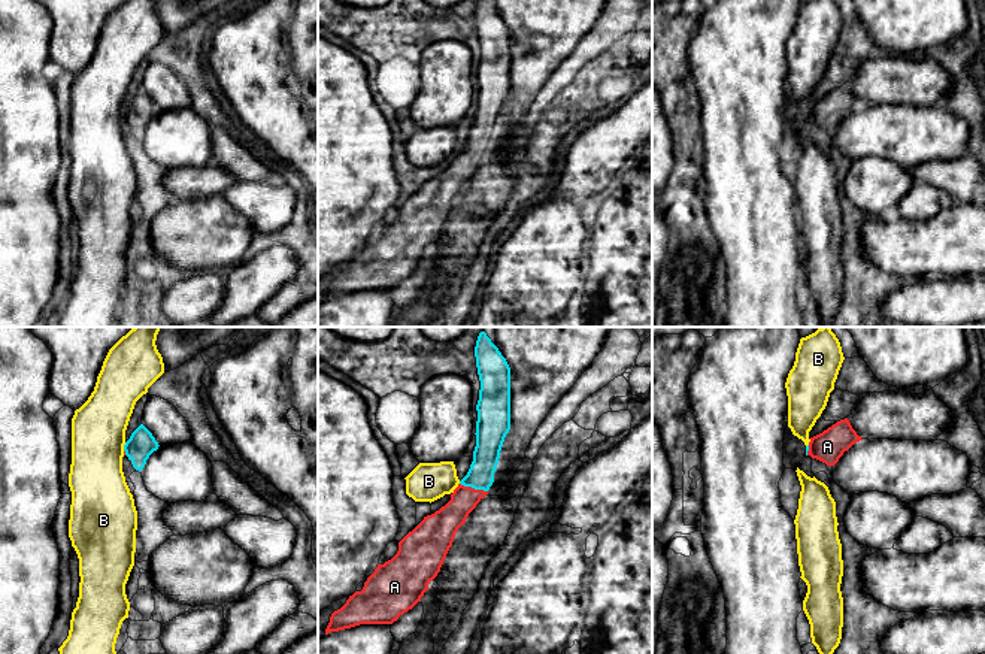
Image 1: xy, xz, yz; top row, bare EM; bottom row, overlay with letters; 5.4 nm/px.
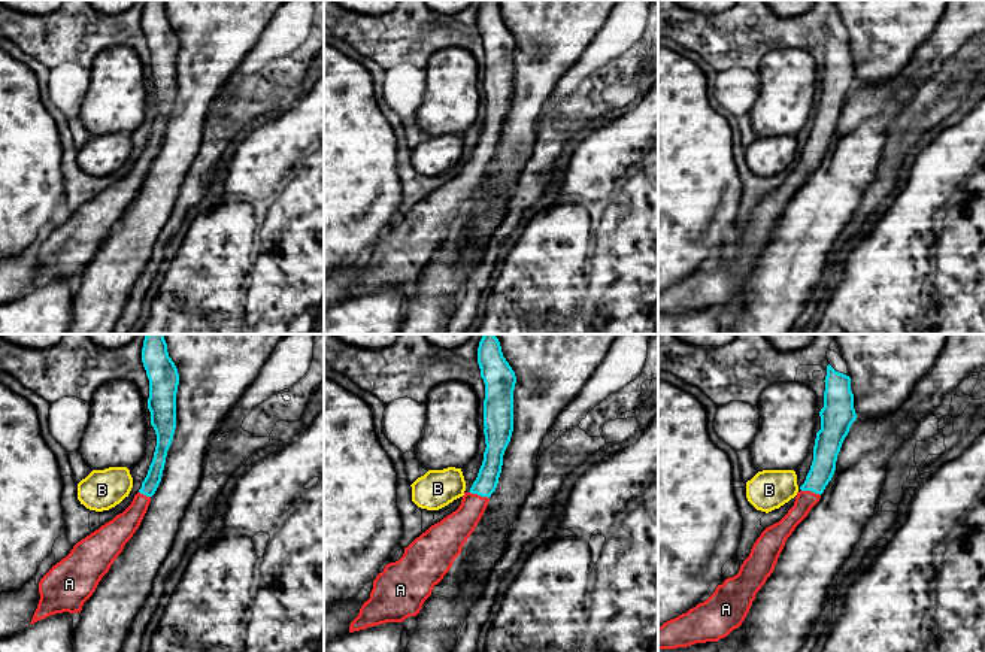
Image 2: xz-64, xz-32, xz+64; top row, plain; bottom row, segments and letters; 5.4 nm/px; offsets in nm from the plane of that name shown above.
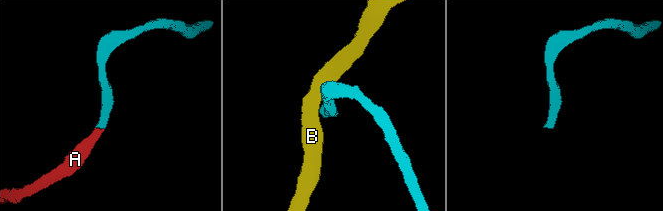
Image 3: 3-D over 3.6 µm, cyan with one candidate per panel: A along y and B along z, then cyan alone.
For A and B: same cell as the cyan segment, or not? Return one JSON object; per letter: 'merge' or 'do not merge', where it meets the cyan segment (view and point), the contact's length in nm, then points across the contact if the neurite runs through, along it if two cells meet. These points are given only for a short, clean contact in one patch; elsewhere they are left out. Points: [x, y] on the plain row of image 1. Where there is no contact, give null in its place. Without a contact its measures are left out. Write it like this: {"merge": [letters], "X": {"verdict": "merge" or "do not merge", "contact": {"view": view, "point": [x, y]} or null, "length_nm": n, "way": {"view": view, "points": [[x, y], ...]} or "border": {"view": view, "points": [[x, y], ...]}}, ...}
{"merge": ["A"], "A": {"verdict": "merge", "contact": {"view": "xz", "point": [473, 153]}, "length_nm": 160, "way": {"view": "xz", "points": [[488, 109], [481, 142], [473, 153], [443, 188]]}}, "B": {"verdict": "do not merge", "contact": {"view": "xy", "point": [124, 112]}, "length_nm": 50, "border": {"view": "xy", "points": [[126, 108], [123, 115]]}}}

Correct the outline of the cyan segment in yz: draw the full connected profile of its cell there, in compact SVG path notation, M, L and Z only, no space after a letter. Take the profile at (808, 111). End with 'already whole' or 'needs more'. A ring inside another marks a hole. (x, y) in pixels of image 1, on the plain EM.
M845 84L810 103L810 108L806 112L806 121L816 124L827 131L834 131L843 118L860 106L863 106L861 102L857 100L849 85Z; needs more

